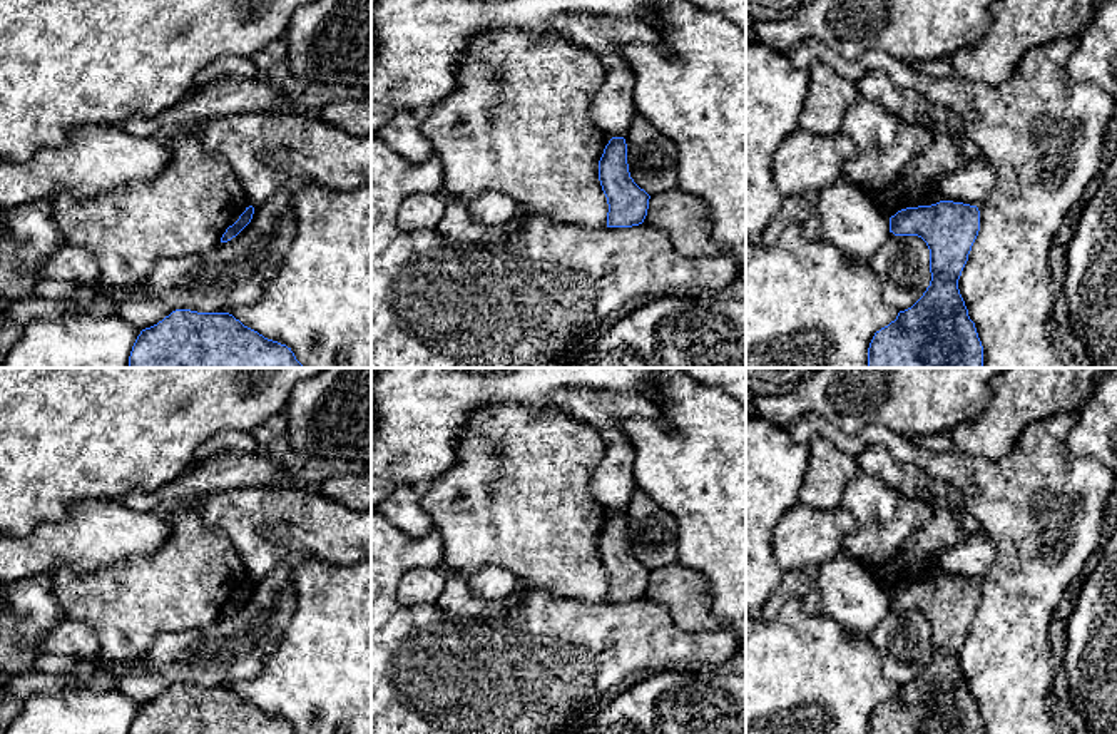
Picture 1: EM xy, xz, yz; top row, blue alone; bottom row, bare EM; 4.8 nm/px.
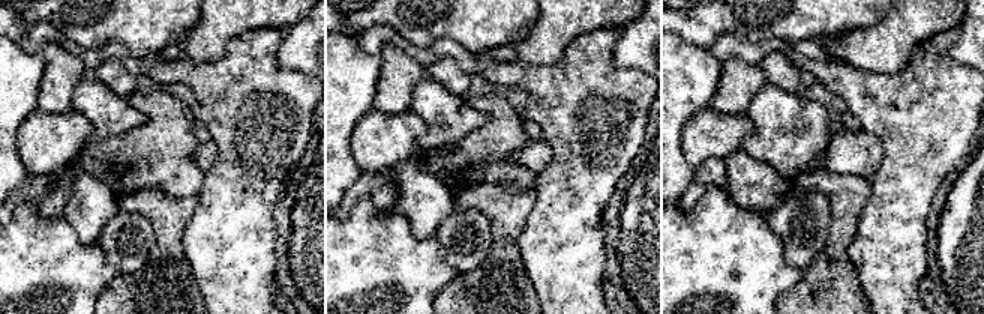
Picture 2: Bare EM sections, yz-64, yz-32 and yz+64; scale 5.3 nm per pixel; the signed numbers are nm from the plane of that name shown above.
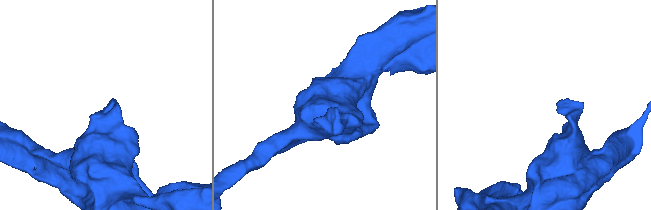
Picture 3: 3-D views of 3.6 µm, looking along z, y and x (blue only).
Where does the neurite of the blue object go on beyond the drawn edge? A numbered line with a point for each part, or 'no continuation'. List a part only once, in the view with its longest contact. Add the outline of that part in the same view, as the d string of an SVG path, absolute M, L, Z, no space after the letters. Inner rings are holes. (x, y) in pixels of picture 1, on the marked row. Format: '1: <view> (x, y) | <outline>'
no continuation

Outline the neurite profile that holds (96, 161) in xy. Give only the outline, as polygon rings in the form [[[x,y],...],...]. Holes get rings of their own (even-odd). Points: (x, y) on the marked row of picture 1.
[[[82,125],[69,132],[67,144],[38,150],[30,161],[0,162],[0,207],[8,211],[38,199],[57,199],[62,192],[79,202],[142,181],[159,177],[171,159],[169,142],[134,137],[115,125]]]

